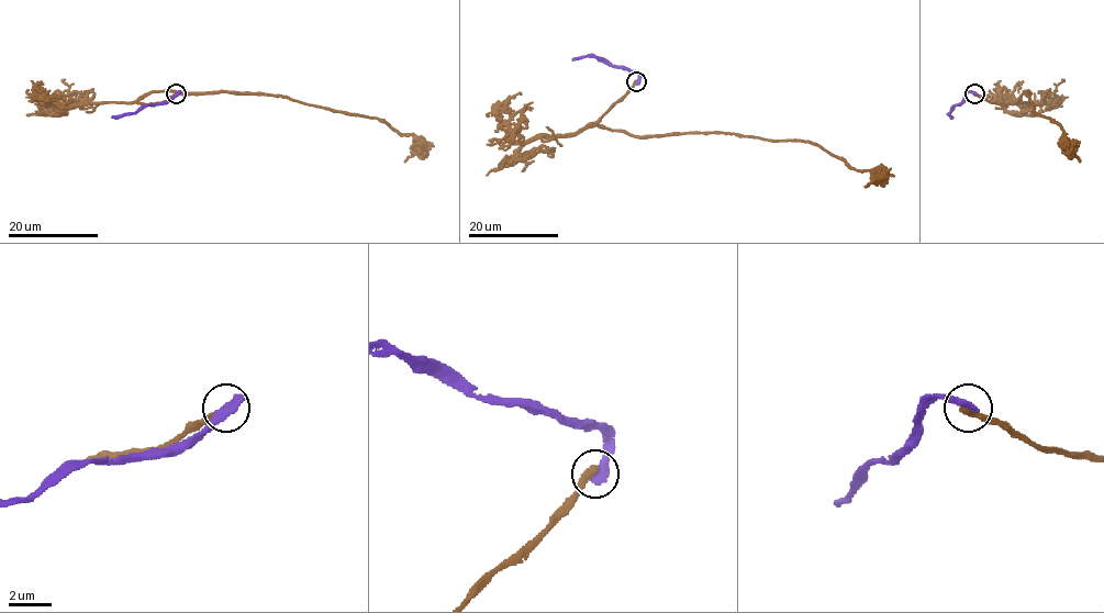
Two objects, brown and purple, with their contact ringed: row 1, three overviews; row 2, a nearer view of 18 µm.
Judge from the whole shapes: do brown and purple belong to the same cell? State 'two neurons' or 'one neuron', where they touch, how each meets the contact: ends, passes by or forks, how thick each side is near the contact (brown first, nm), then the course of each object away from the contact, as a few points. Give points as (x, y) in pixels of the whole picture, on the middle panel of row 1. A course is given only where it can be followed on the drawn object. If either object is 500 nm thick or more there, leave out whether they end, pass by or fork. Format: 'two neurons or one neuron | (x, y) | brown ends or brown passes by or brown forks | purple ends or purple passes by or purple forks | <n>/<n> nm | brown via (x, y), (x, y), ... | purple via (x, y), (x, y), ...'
two neurons | (636, 81) | brown ends | purple ends | 320/400 nm | brown via (637, 82), (598, 123), (639, 136), (724, 133), (807, 141), (856, 170), (873, 169), (874, 178), (865, 186) | purple via (637, 82), (638, 74), (624, 66), (604, 63), (593, 56), (572, 59)

